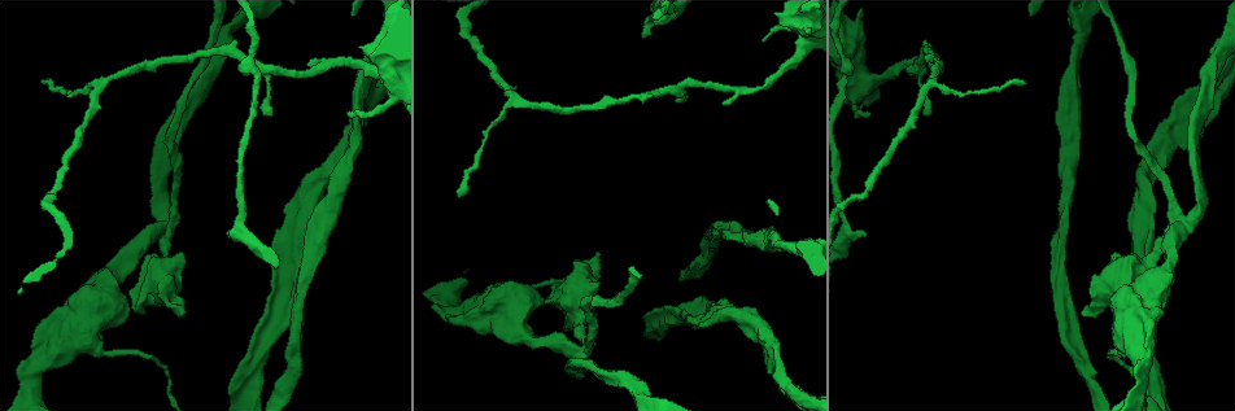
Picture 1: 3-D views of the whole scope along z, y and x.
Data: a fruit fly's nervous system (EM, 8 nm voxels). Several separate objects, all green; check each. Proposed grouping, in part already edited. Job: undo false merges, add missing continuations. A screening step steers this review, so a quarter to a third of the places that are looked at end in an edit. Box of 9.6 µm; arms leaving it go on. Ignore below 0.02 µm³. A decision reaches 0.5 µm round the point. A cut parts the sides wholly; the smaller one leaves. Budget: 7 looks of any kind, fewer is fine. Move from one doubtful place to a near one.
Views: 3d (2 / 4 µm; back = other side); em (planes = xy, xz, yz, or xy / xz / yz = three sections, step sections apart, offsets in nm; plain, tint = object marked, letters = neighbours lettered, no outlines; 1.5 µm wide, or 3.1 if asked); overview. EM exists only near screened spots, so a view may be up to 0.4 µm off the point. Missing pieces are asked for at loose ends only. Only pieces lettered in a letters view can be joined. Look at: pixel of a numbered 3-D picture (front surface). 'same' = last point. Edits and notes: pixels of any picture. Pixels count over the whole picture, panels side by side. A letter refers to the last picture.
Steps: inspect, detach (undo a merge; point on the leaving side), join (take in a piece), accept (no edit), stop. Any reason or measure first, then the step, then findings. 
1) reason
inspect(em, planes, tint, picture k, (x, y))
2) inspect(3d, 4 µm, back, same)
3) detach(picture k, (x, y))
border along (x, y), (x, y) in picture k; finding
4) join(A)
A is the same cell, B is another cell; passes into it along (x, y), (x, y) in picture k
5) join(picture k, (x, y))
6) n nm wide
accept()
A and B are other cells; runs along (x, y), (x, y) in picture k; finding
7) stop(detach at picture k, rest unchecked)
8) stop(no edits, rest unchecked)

inspect(em, planes, letters, picture 1, (597, 285))

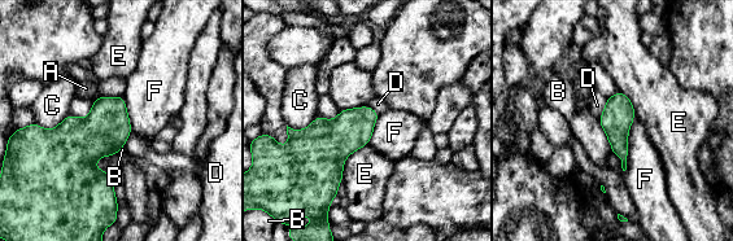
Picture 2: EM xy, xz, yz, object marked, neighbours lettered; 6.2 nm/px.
accept()
A, B, C, D, E and F are other cells; border along (635, 109), (623, 171) in picture 2; none of them fits

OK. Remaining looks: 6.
abrupt turn
inspect(3d, 2 µm, back, picture 1, (293, 275))

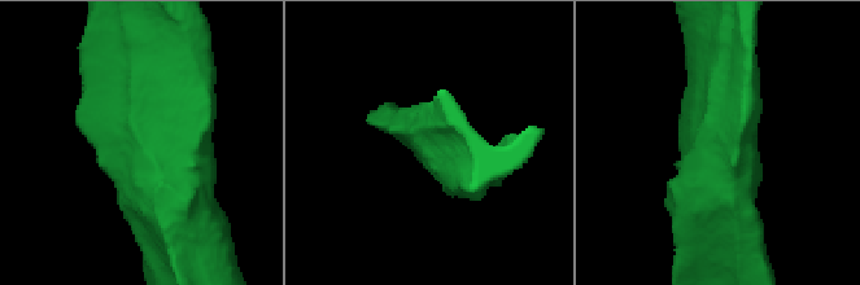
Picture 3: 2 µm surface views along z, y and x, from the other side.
inspect(em, planes, letters, picture 3, (726, 144))

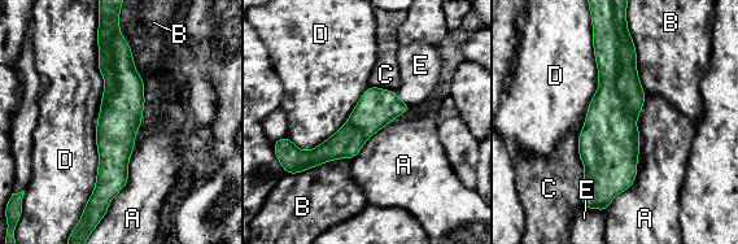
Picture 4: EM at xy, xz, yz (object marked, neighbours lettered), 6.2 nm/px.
accept()
A, B, C, D and E are other cells; continuous, no second neuron

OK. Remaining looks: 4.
tapers out
inspect(3d, 4 µm, picture 1, (864, 238))

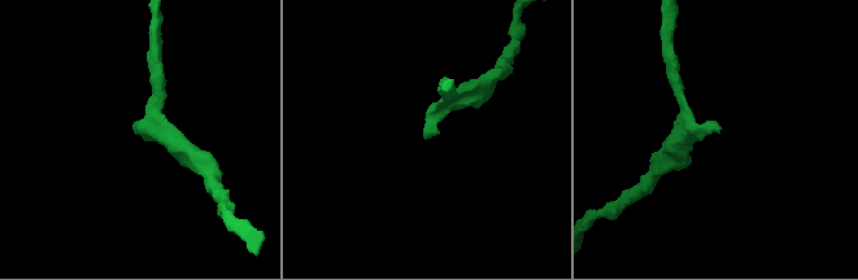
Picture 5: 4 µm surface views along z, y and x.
shape alone is not enough
inspect(em, planes, letters, picture 5, (137, 132))

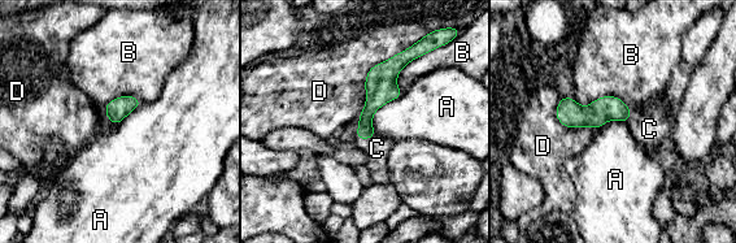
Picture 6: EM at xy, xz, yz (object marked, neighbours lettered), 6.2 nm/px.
join(C)
C is the same cell, A, B and D are other cells; passes into it along (375, 99), (366, 138), (377, 148) in picture 6; it goes on there

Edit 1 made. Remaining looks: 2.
stop(join at picture 6, rest unchecked)

